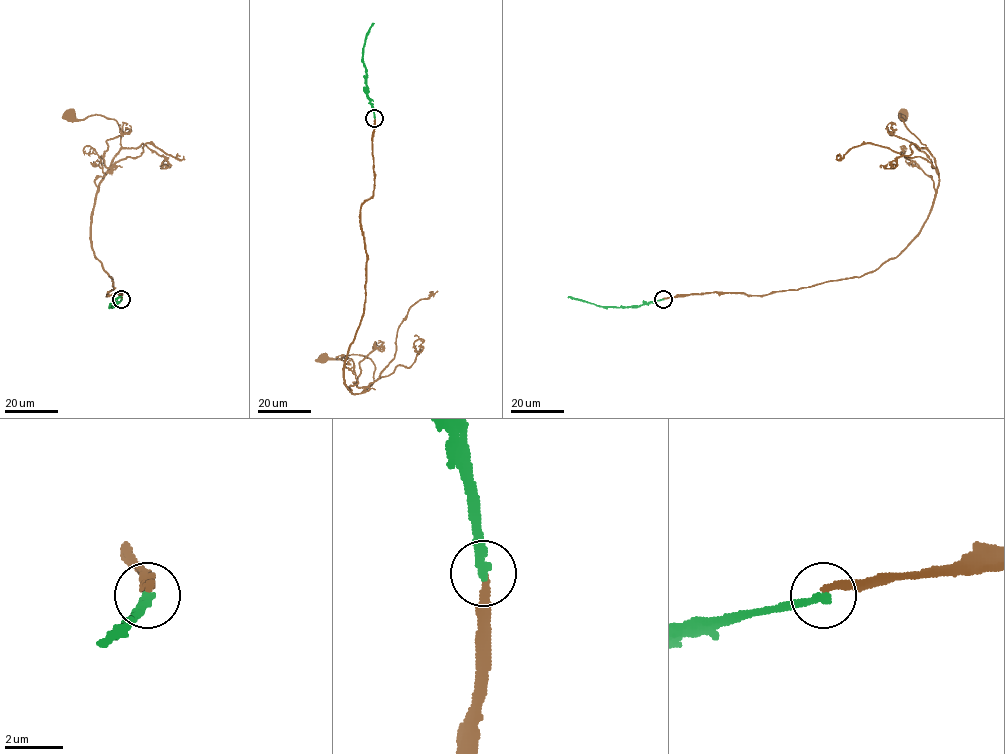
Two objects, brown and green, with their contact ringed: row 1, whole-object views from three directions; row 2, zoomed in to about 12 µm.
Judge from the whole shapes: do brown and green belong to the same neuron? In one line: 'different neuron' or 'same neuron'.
different neuron

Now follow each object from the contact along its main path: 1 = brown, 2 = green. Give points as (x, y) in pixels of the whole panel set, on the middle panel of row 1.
1: (374, 118), (374, 189), (360, 218), (363, 314), (344, 384), (359, 394), (374, 381), (367, 357), (322, 358)
2: (374, 118), (363, 60), (368, 29), (373, 23)

